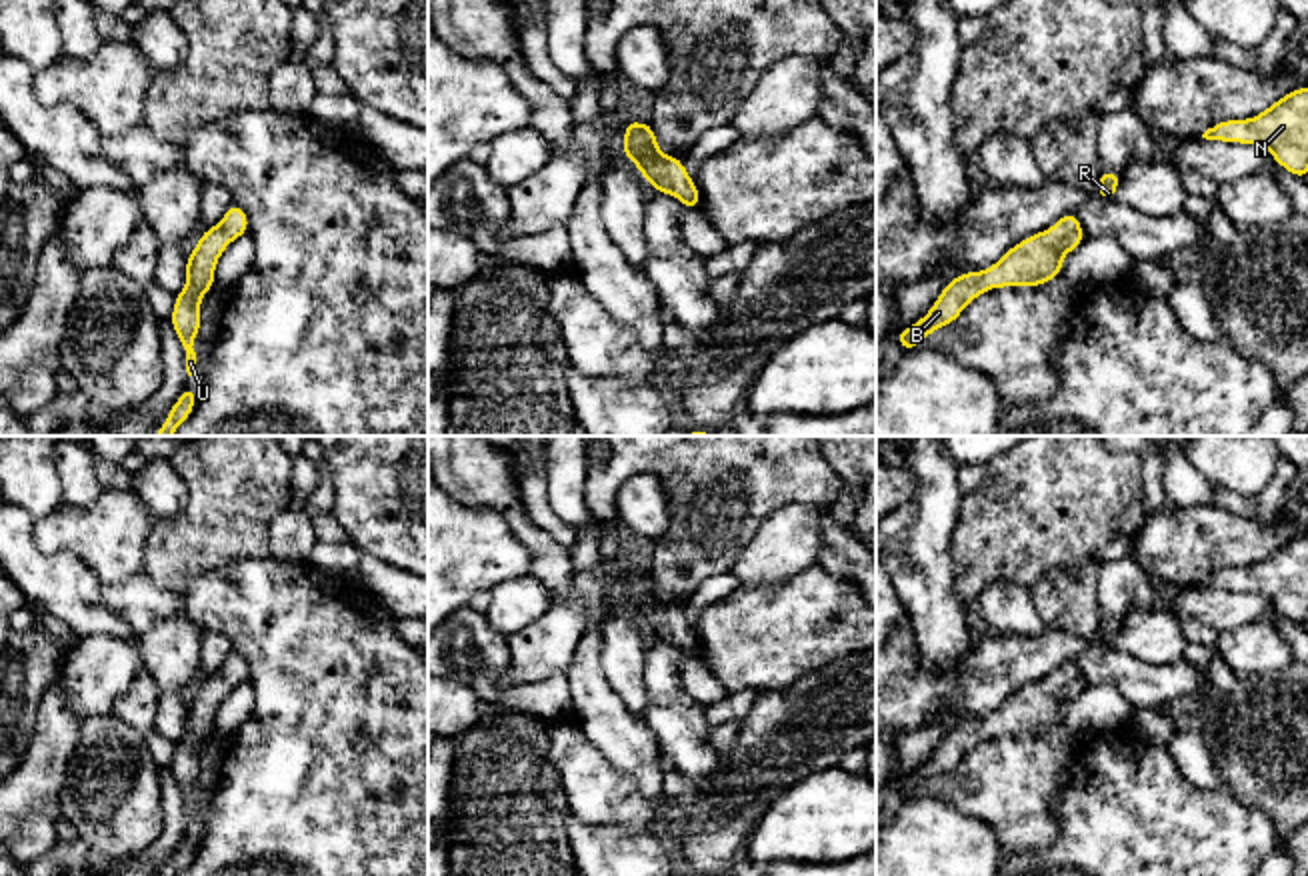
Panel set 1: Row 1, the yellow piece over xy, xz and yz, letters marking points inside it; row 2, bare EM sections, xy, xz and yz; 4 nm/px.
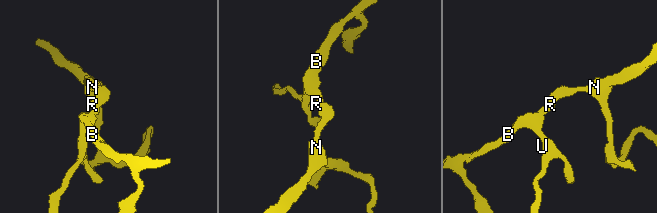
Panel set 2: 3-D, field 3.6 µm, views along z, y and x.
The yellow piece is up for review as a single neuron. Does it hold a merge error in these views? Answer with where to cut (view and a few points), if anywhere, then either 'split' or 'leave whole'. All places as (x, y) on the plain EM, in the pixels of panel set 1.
no cut | leave whole

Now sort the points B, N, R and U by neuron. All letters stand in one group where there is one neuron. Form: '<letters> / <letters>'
B N R U

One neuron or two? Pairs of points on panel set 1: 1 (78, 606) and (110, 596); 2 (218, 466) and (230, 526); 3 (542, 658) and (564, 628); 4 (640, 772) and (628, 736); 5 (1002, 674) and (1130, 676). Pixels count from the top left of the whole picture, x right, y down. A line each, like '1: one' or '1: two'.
1: two
2: one
3: one
4: one
5: one

